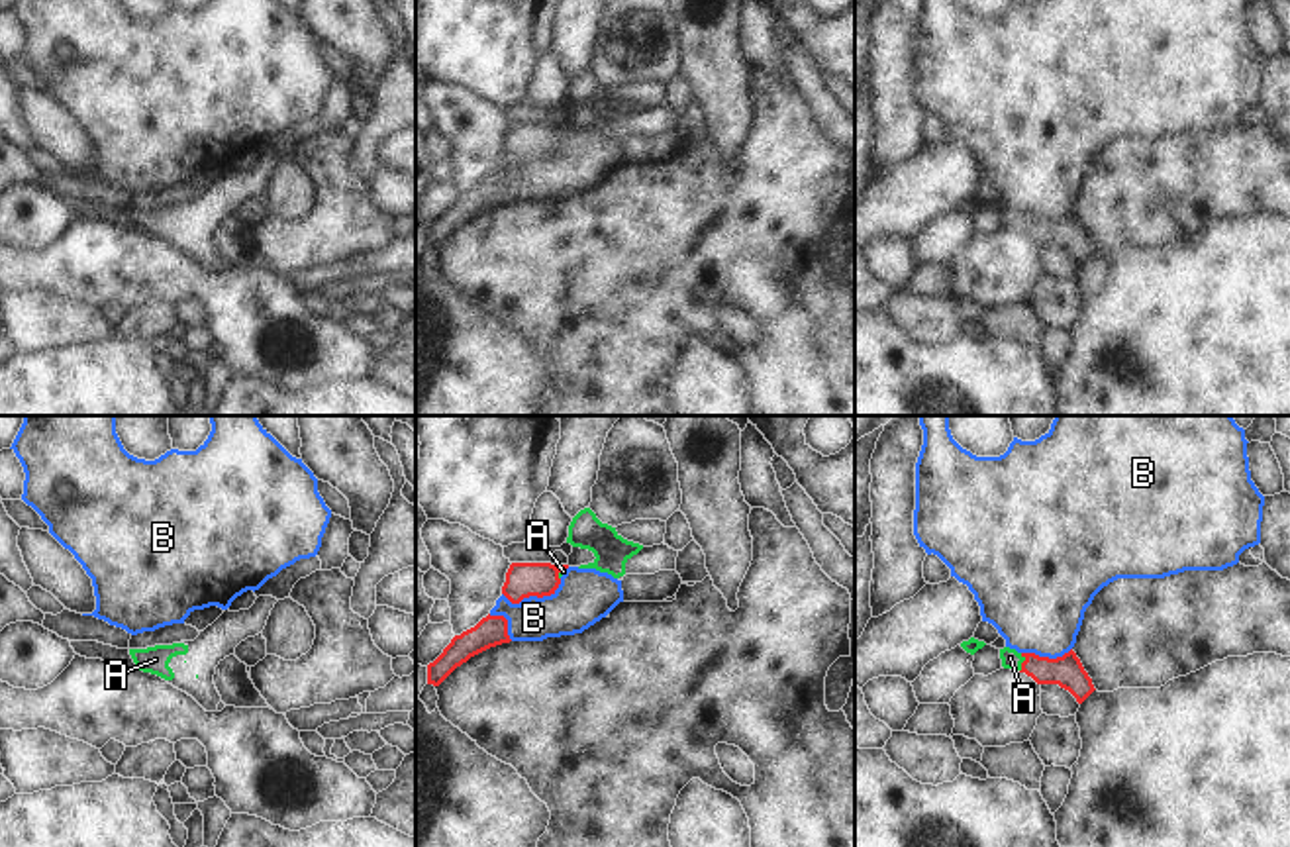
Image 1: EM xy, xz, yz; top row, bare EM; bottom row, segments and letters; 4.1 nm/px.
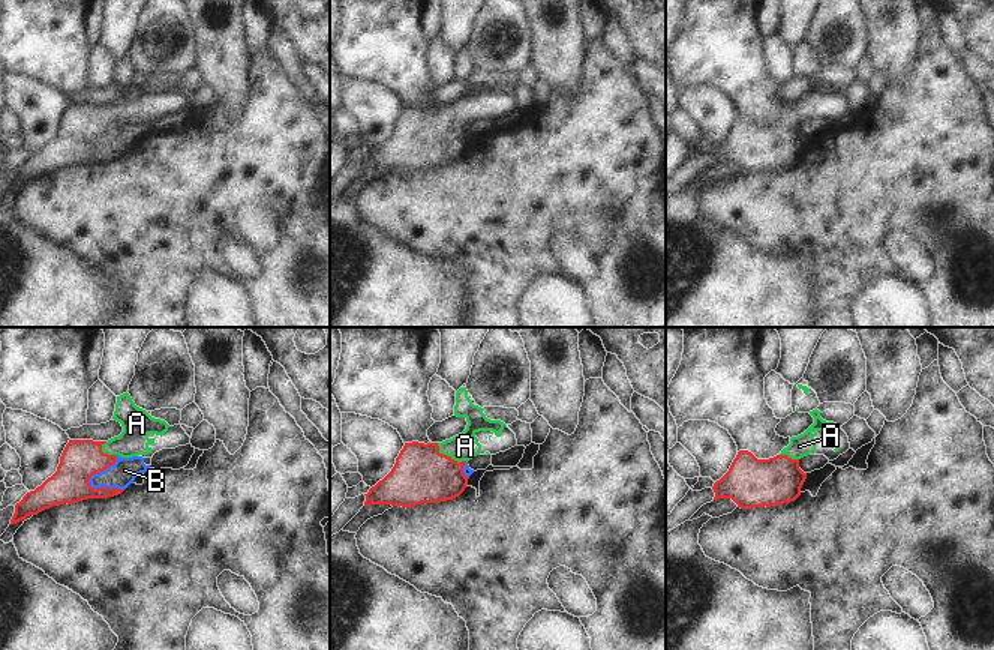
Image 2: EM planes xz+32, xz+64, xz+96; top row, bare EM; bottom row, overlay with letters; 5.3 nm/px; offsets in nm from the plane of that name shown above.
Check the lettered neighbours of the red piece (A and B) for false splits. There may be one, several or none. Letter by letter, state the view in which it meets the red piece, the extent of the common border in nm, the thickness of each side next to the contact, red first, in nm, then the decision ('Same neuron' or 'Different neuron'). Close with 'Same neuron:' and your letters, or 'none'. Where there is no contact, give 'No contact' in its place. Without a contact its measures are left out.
A: Touches red in yz. Shared border 80 nm. Thickness 140 nm (red) against 80 nm. Same neuron
B: Touches red in xz. Shared border 260 nm. Thickness 140 nm (red) against 220 nm. Different neuron
Same neuron: A.

